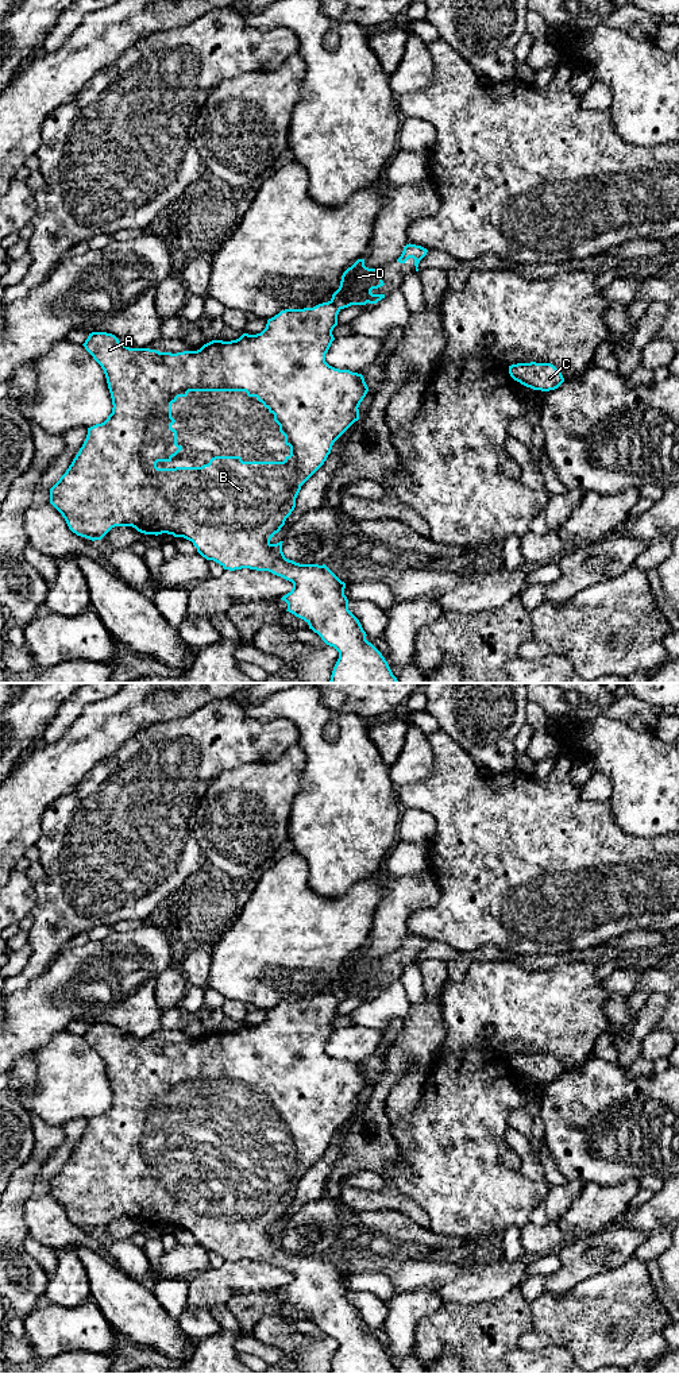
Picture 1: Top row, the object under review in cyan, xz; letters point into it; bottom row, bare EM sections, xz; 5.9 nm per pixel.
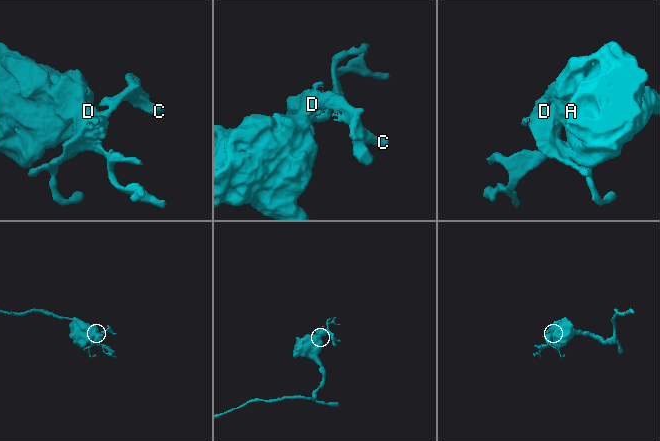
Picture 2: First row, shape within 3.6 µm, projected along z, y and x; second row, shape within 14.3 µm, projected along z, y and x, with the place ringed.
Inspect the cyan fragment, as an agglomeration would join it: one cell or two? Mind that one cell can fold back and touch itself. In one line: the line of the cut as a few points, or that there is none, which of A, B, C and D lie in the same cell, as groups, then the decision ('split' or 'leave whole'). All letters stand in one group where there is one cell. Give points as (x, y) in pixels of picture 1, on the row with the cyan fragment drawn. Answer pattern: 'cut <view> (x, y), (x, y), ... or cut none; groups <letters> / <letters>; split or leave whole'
cut xz (330, 301), (339, 309); groups A B / C D; split

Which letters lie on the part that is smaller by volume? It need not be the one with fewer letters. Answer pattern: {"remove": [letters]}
{"remove": ["C", "D"]}

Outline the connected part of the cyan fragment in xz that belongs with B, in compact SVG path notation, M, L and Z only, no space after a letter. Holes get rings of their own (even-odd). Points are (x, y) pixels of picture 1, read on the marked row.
M331 301L319 304L313 308L304 309L285 309L278 314L267 320L266 328L256 335L243 333L239 339L231 341L212 340L204 344L197 351L184 352L159 352L150 348L130 348L119 341L119 339L107 332L92 332L82 344L85 350L93 356L93 359L104 370L108 389L112 398L112 413L108 418L88 428L86 439L80 448L78 454L73 459L66 472L59 480L50 489L50 503L62 514L69 529L77 536L89 539L92 541L101 540L115 526L132 526L138 532L144 534L173 534L174 537L184 537L193 543L197 552L207 560L219 563L224 570L235 571L242 568L250 568L256 571L269 571L277 576L281 576L293 583L290 593L281 599L288 603L289 613L304 620L309 629L317 633L321 640L333 647L339 652L339 659L333 667L329 683L400 683L393 675L387 661L382 653L366 640L366 632L363 630L359 620L348 610L348 599L344 595L346 583L342 582L325 564L300 564L285 557L282 552L282 543L271 544L270 540L285 525L286 518L296 507L296 498L301 490L301 486L324 464L331 454L333 443L355 422L359 420L359 405L366 397L369 387L362 374L352 373L350 370L339 370L329 366L325 362L325 354L328 352L332 341L335 340L332 331L337 325L337 314L340 309ZM189 391L246 391L248 397L256 397L270 413L274 414L274 421L279 425L279 432L285 436L285 444L290 447L290 455L283 462L243 462L240 456L215 456L208 464L201 467L175 467L175 468L158 468L158 462L171 462L171 458L182 451L182 445L177 444L177 431L171 428L175 420L171 417L171 404L178 397L186 397Z

